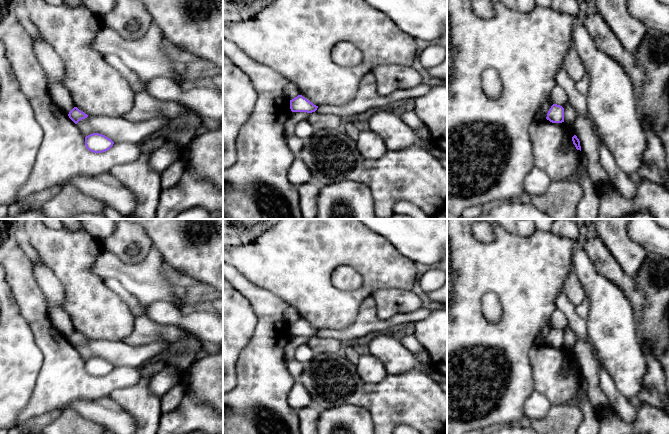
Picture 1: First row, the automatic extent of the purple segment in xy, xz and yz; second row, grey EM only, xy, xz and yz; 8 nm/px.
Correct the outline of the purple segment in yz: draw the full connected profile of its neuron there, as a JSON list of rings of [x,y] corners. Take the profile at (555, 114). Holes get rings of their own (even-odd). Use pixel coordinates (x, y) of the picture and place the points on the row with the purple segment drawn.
[[[553,104],[547,113],[546,119],[552,123],[564,122],[564,108],[560,105]]]

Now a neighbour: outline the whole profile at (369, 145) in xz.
[[[371,130],[360,131],[355,146],[366,159],[381,158],[387,151],[384,141]]]

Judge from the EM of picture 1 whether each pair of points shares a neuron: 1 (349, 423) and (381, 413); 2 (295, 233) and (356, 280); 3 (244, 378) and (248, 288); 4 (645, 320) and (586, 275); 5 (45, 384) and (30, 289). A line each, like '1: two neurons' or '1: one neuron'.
1: two neurons
2: two neurons
3: one neuron
4: two neurons
5: one neuron

